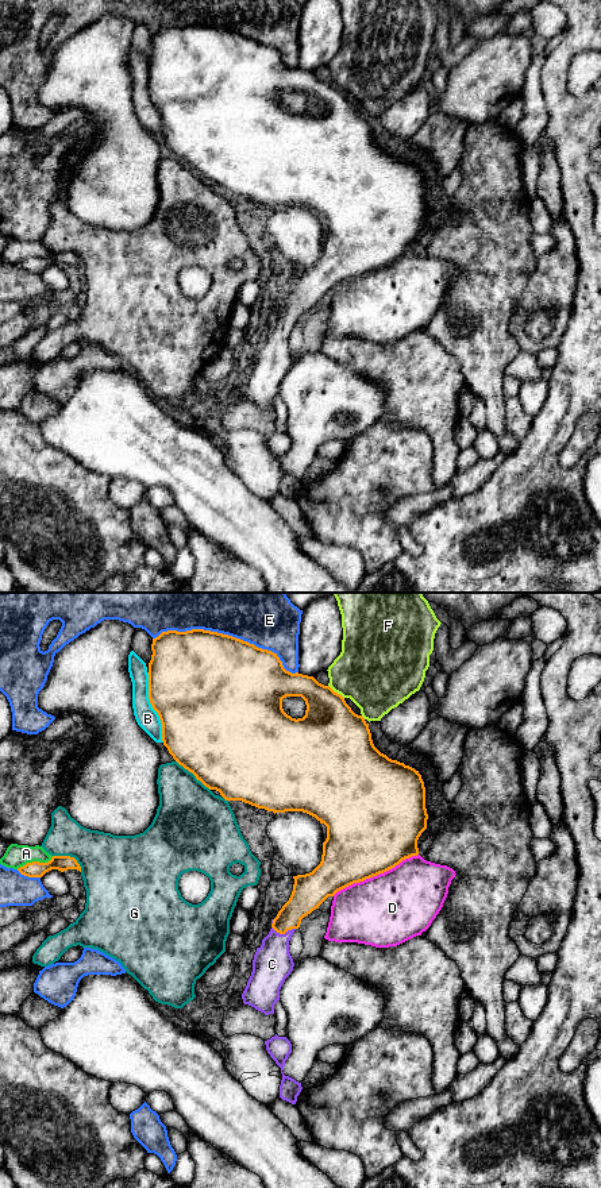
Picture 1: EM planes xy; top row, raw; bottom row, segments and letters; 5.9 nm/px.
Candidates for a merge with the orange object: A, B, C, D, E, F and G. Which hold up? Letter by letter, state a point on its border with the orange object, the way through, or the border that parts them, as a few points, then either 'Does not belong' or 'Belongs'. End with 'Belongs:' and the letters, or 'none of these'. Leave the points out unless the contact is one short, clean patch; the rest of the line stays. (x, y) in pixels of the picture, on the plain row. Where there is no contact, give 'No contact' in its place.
A: Touches orange at xy (34, 257). Does not belong
B: Touches orange at xy (153, 103). Does not belong
C: Touches orange at xy (284, 328). Path across: xy (305, 293), (285, 317), (284, 328), (274, 342), (272, 359). Belongs
D: Touches orange at xy (374, 270). Does not belong
E: Touches orange at xy (227, 30). Does not belong
F: Touches orange at xy (336, 88). Does not belong
G: Touches orange at xy (193, 169). Does not belong
Belongs: C

